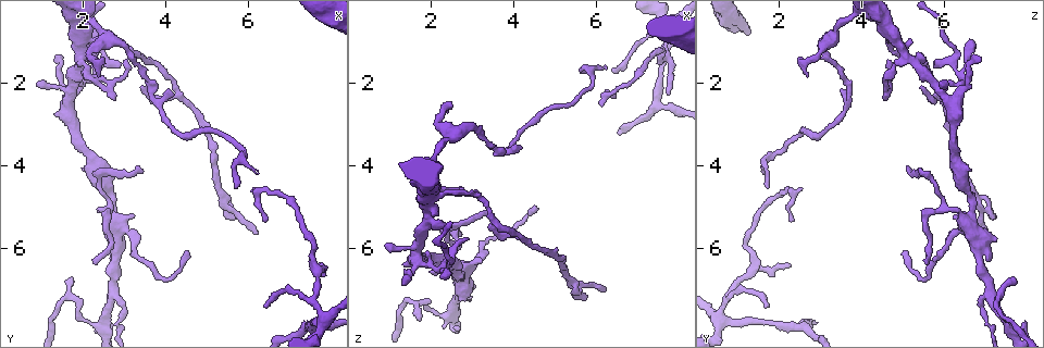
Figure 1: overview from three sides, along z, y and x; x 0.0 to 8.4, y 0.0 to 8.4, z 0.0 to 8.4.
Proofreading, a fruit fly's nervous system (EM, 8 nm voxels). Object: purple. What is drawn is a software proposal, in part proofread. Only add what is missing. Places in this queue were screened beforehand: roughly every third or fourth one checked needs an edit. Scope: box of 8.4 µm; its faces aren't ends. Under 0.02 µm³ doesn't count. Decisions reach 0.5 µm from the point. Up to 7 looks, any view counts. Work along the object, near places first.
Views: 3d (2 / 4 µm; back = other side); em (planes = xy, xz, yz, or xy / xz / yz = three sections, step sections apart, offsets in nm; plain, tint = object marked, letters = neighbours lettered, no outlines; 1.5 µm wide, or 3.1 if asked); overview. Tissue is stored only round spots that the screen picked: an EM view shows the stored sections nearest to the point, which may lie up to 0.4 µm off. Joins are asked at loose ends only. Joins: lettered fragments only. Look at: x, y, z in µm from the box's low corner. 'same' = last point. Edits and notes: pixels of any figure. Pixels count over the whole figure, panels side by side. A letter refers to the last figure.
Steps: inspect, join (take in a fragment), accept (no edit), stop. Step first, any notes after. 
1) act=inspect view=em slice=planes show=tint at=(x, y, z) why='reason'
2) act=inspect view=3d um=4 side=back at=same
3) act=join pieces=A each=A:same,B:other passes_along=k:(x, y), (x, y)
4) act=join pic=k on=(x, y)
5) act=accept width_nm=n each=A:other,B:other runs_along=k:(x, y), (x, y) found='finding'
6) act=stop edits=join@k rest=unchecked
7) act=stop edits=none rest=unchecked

act=inspect view=3d um=4 at=(3.25, 5.20, 6.30) why='free end'

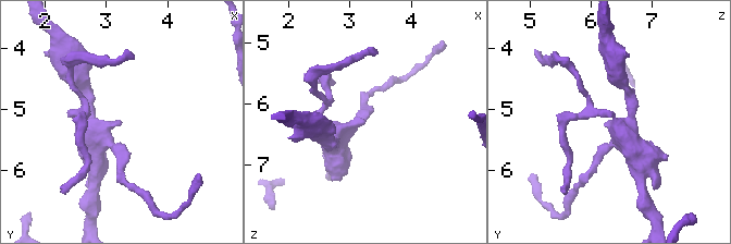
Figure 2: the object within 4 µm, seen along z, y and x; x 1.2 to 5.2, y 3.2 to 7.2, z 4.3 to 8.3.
act=inspect view=em slice=planes show=letters at=(3.25, 5.20, 6.35) why='now the EM'

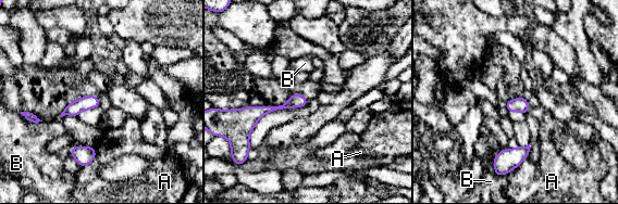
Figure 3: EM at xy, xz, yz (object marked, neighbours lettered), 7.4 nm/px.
act=accept each=A:other,B:other border=3:(95, 148), (95, 157), (79, 166) found='none of them fits'

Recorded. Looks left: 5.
act=inspect view=em slice=xy step=8 show=letters at=(2.35, 1.85, 2.70) why='thin end'

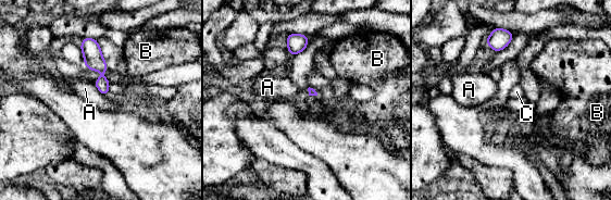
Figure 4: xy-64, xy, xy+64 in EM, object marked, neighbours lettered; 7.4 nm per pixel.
act=inspect view=em slice=planes show=letters at=same

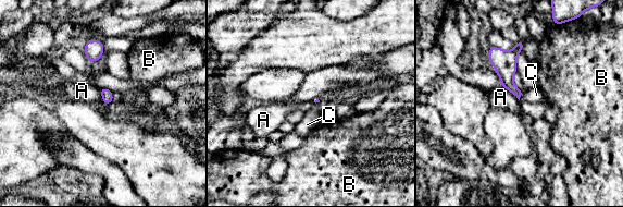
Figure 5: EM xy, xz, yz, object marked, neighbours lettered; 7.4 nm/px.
act=accept each=A:other,B:other,C:other border=5:(501, 85), (519, 100) found='no lettered fragment goes on from it'

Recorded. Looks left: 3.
act=inspect view=em slice=planes show=tint at=(4.55, 6.15, 4.95) why='thin end'

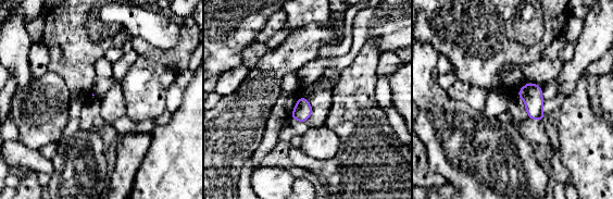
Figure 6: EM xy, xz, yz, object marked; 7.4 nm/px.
act=inspect view=em slice=planes show=letters at=same why='see the neighbours'

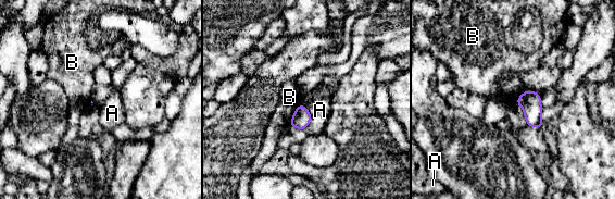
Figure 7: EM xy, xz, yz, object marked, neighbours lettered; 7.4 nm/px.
act=accept each=A:other,B:other border=7:(308, 109), (310, 123), (305, 127) found='none of them fits'

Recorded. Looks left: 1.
act=stop edits=none rest=unchecked

